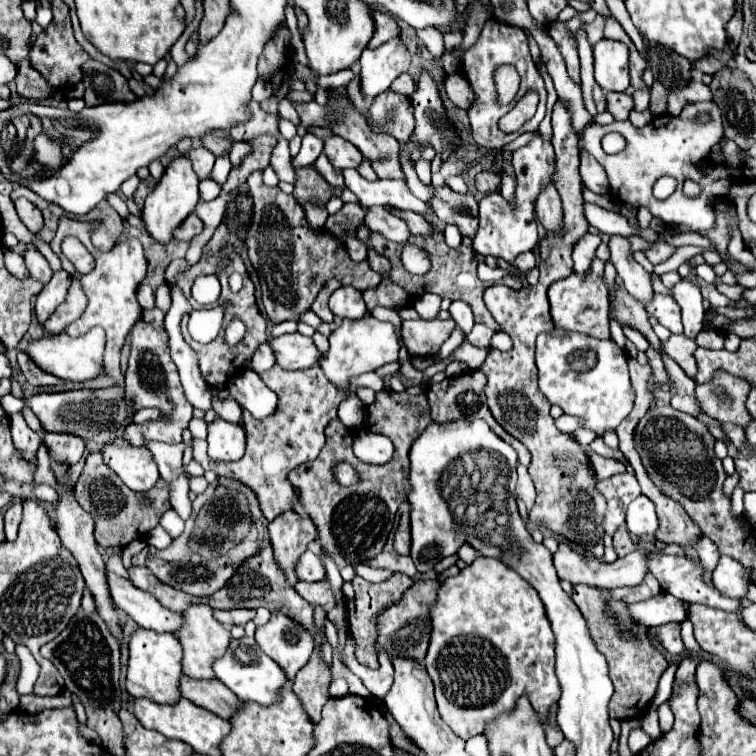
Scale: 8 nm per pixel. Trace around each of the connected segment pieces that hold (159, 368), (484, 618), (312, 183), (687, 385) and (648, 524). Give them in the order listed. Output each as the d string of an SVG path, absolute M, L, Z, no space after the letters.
M137 321L131 331L131 355L129 355L129 367L125 371L125 391L127 391L127 403L131 409L139 411L143 407L157 407L165 413L159 421L147 421L147 423L129 423L125 427L125 441L133 447L143 447L145 441L163 441L163 443L179 443L181 431L187 427L191 419L191 403L185 399L179 373L175 363L169 357L167 347L167 333L155 331L145 321Z
M477 557L471 565L463 567L459 575L447 577L439 587L439 599L431 609L431 643L425 657L425 667L435 683L435 699L443 721L461 737L469 739L485 729L485 721L497 717L503 711L513 709L513 703L527 693L531 705L543 719L547 743L557 747L563 741L563 733L547 723L549 707L559 701L561 687L553 669L555 637L545 617L545 607L537 597L537 591L521 579L503 561L493 557Z
M307 165L307 167L301 167L301 169L295 167L295 191L293 191L293 197L295 197L301 205L307 203L307 201L325 205L325 203L333 197L333 187L317 173L317 169L315 169L313 165Z
M663 353L663 361L665 361L665 367L669 371L669 377L671 377L671 383L673 383L673 389L675 389L675 395L671 399L671 405L683 413L689 413L693 417L699 417L703 415L701 407L697 405L697 397L695 397L695 381L691 377L685 375L685 371L671 359Z
M639 495L635 501L631 501L627 509L627 527L633 535L643 535L643 533L655 535L657 525L659 521L653 501L649 501L645 495Z

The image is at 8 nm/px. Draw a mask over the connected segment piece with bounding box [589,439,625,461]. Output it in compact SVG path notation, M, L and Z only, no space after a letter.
M595 439L595 441L589 445L589 449L591 449L593 453L601 455L601 457L611 457L611 459L617 459L617 461L625 461L625 457L621 455L621 451L609 449L609 447L603 443L603 439Z

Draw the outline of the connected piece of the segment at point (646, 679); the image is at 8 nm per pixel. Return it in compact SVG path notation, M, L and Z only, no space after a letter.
M575 585L573 587L573 601L583 613L589 623L589 631L593 641L597 643L599 651L605 655L609 663L609 677L613 681L615 693L609 703L609 713L613 719L637 719L649 707L649 701L655 695L657 681L661 673L667 669L667 661L659 649L653 647L647 627L639 625L631 619L627 603L613 599L607 589L593 589L589 585Z

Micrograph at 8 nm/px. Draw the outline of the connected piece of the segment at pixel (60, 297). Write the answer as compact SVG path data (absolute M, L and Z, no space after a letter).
M57 271L57 273L53 273L51 281L43 287L43 291L37 295L35 315L41 325L53 315L57 305L61 305L65 301L69 285L71 285L71 277L65 271Z

